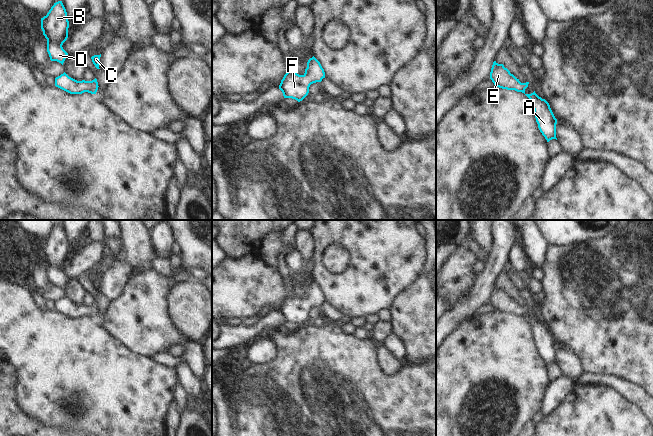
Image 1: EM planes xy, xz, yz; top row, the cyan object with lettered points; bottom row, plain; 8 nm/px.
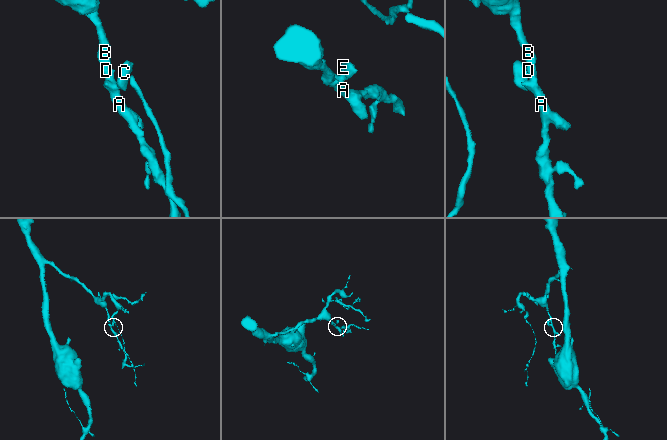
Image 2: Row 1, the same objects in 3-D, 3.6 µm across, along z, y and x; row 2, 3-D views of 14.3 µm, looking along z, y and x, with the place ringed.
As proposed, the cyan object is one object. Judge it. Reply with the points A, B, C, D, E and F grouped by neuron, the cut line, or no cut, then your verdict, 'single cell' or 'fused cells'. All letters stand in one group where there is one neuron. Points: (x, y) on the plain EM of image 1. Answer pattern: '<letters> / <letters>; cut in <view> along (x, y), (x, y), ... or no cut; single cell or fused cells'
A B C D E F; no cut; single cell

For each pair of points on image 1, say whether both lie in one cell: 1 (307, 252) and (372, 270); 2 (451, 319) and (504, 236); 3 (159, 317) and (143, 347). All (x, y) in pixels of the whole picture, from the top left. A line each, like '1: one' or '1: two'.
1: two
2: one
3: one

